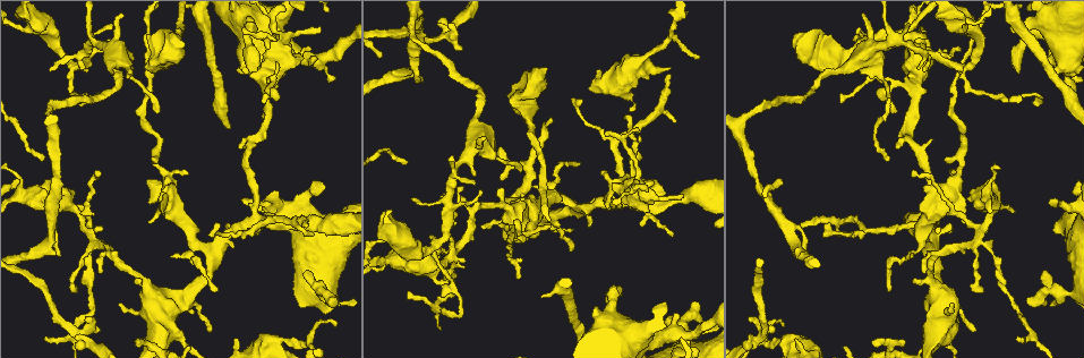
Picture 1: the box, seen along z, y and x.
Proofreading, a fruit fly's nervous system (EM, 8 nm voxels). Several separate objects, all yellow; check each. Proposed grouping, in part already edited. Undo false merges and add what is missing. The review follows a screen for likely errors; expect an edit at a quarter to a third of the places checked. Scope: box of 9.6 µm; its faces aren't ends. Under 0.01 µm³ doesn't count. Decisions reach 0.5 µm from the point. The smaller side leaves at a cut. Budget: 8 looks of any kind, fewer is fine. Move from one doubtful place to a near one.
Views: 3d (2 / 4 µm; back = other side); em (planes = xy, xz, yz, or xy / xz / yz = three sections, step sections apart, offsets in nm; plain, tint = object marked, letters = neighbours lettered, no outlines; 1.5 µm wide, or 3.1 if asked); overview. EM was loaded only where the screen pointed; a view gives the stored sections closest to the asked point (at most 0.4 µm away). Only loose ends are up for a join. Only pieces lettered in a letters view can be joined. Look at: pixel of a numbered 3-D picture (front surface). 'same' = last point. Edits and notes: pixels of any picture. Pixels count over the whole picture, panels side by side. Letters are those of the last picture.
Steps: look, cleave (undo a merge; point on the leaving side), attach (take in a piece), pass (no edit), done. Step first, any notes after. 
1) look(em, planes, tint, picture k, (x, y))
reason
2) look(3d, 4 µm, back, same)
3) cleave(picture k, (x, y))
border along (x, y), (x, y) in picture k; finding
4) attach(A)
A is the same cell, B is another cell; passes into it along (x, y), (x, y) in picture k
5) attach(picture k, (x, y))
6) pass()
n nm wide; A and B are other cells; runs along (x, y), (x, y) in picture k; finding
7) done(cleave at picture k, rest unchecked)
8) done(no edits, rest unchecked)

look(3d, 4 µm, back, picture 1, (182, 44))
free end

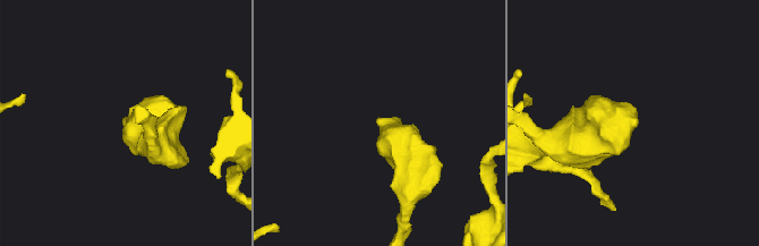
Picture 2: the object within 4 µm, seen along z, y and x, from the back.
look(em, planes, letters, picture 2, (636, 120))

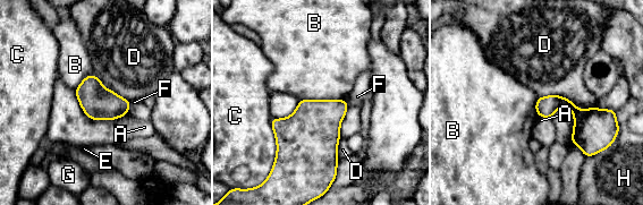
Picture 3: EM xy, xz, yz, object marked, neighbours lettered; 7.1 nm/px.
pass()
D touches over 420 nm; A, B, C, D, E, F, G and H are other cells; border along (301, 99), (345, 100) in picture 3; no lettered piece goes on from it

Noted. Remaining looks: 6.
look(em, 3.1 µm, planes, letters, picture 1, (680, 197))
tapers out

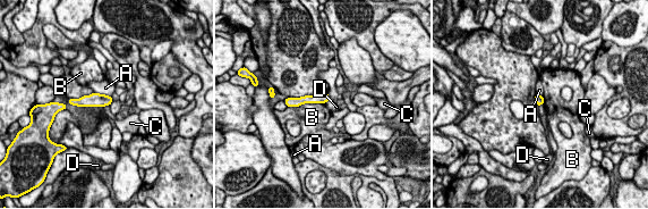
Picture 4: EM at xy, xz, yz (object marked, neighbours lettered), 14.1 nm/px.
pass()
A, B, C and D are other cells; no lettered piece goes on from it

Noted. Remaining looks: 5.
look(3d, 4 µm, picture 1, (243, 200))
free end

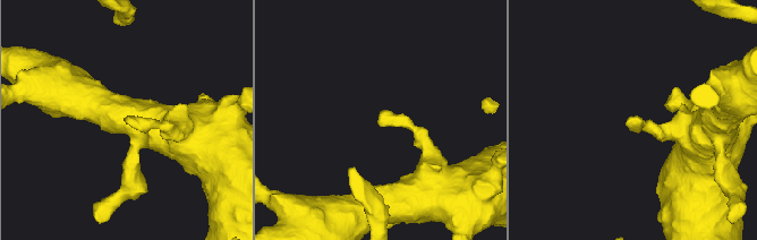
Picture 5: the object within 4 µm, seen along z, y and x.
look(em, xz, step 8, letters, picture 5, (377, 120))

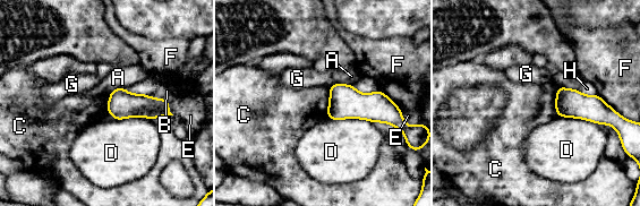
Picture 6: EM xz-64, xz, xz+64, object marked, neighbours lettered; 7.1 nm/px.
look(em, planes, letters, same)
cut it another way

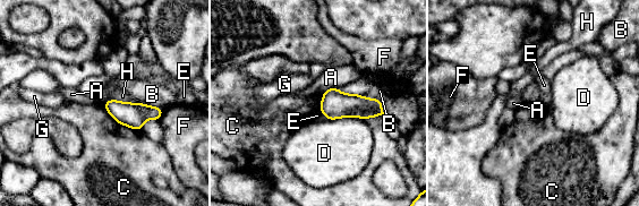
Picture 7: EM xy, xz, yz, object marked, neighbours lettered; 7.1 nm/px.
pass()
120 nm wide; A, B, C, D, E, F, G and H are other cells; border along (360, 95), (383, 101) in picture 7; none of them fits

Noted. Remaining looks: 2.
done(no edits, rest unchecked)

